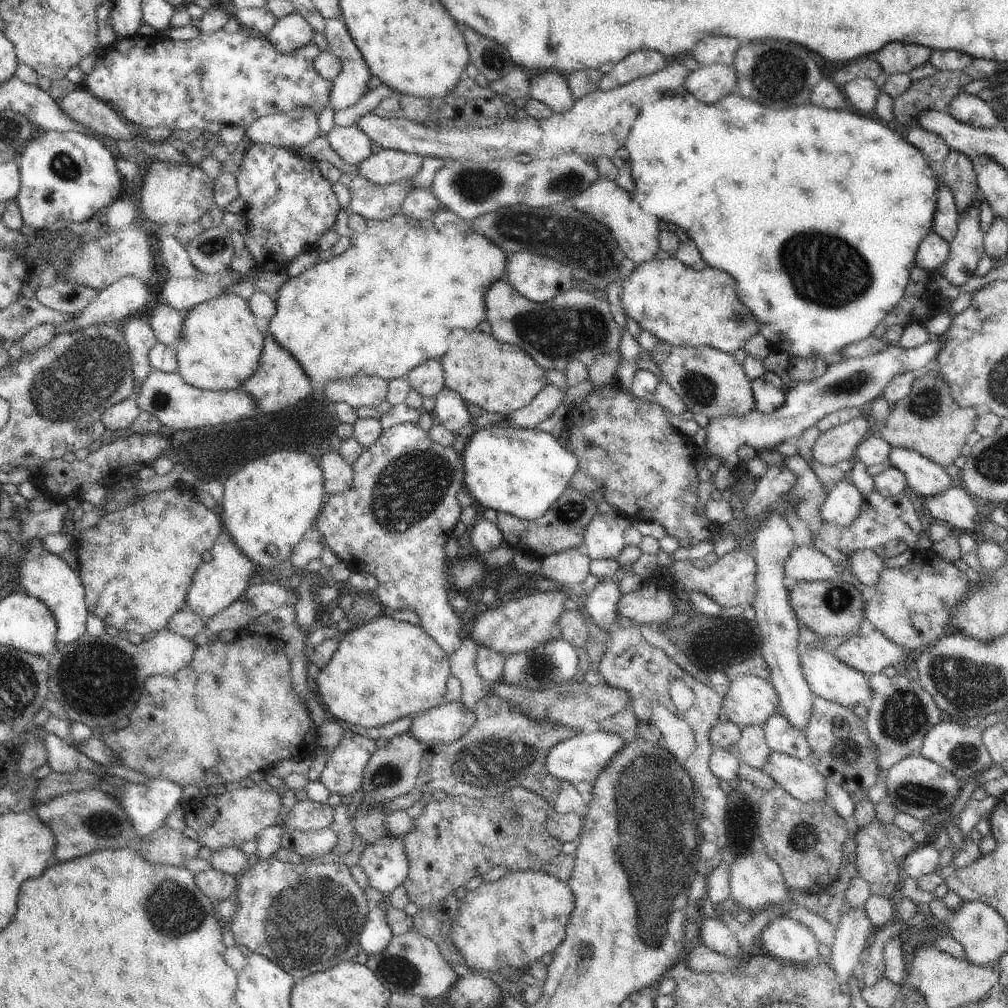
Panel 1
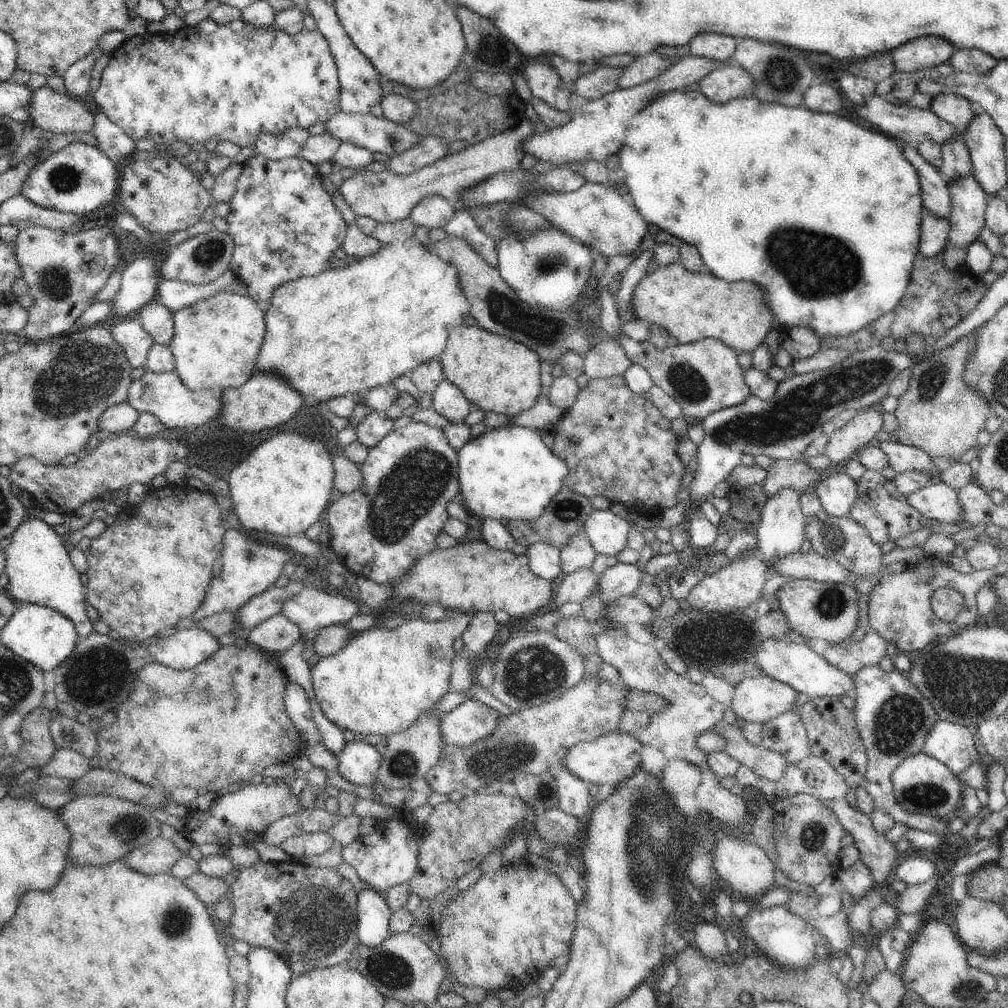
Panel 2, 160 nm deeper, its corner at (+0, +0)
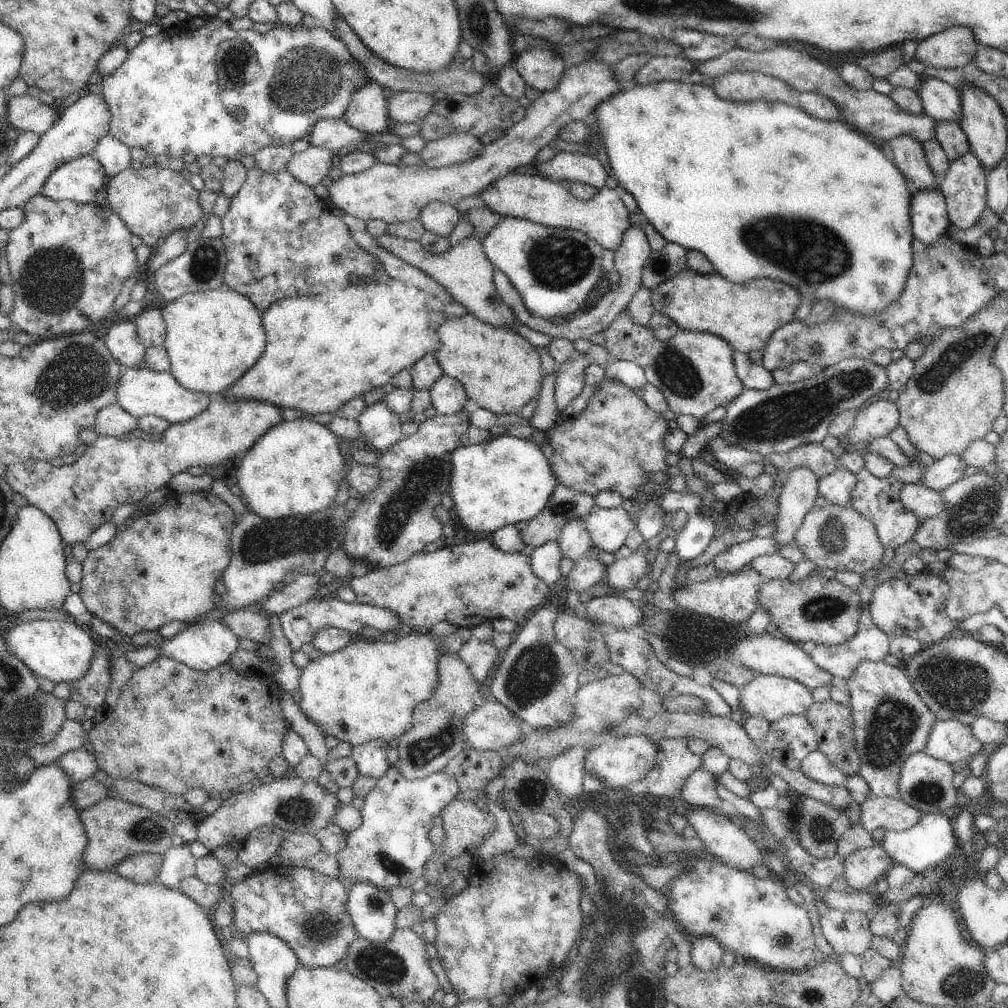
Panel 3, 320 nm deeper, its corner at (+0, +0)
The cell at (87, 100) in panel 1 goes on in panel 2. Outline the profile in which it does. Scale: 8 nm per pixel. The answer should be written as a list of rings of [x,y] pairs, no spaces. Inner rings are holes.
[[[44,85],[33,92],[29,104],[31,122],[29,127],[38,127],[54,134],[91,132],[95,118],[82,100],[70,94],[61,94]]]

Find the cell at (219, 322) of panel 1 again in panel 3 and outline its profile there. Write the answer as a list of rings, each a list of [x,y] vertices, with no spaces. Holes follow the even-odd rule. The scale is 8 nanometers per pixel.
[[[225,287],[207,292],[184,294],[182,297],[162,305],[162,316],[166,324],[165,348],[170,356],[170,373],[176,381],[190,391],[205,394],[223,394],[243,378],[263,356],[266,347],[264,313],[246,297]]]

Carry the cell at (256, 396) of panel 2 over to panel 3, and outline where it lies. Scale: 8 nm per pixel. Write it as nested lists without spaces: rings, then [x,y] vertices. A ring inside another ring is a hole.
[[[223,394],[212,395],[212,402],[199,416],[188,422],[171,425],[164,432],[160,442],[150,442],[135,437],[102,437],[96,438],[94,444],[89,446],[76,460],[74,464],[52,468],[52,464],[46,461],[26,460],[6,468],[4,477],[13,492],[18,492],[28,500],[29,504],[36,506],[45,514],[48,514],[58,528],[64,546],[84,544],[88,536],[102,524],[106,524],[112,518],[112,514],[122,504],[135,505],[148,496],[148,492],[160,490],[169,485],[170,480],[180,472],[187,472],[192,466],[203,467],[211,470],[218,467],[222,462],[245,454],[266,432],[282,422],[284,409],[274,406],[272,402],[258,402],[258,400],[226,400]]]

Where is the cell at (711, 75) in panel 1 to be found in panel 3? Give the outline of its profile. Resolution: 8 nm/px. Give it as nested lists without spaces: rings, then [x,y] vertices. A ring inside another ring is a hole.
[[[732,72],[714,78],[712,90],[718,98],[732,102],[779,101],[801,107],[799,92],[778,78],[762,72]]]

